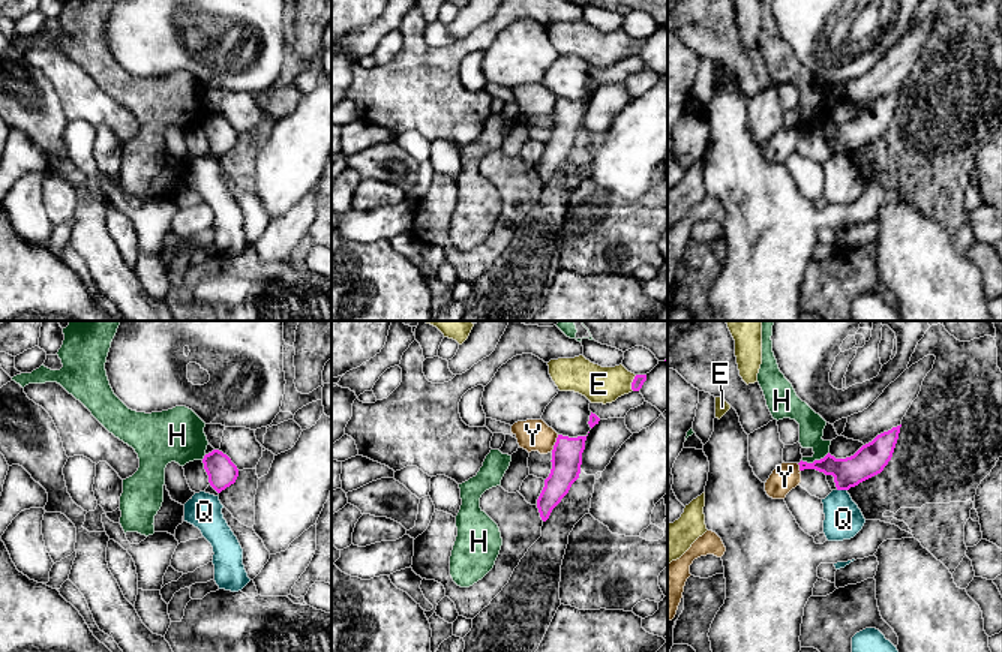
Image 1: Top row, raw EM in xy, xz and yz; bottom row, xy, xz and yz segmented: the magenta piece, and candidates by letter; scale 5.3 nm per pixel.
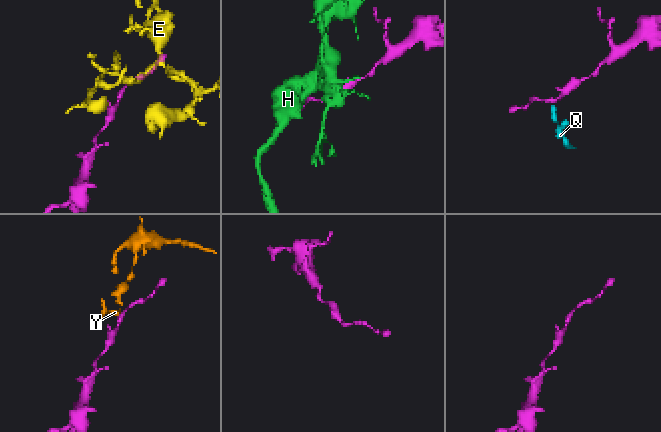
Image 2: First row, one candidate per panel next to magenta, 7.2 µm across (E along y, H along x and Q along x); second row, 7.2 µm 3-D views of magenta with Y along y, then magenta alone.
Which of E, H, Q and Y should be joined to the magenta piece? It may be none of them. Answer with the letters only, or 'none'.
none

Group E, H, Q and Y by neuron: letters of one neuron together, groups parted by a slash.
E / H / Q / Y

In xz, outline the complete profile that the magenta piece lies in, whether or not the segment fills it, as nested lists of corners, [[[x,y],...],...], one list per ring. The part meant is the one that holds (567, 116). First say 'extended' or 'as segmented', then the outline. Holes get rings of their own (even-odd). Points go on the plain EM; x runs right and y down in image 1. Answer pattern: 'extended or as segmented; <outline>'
as segmented; [[[558,99],[552,114],[552,133],[537,163],[537,172],[543,186],[549,183],[552,174],[579,142],[585,105],[586,100],[568,102]]]

